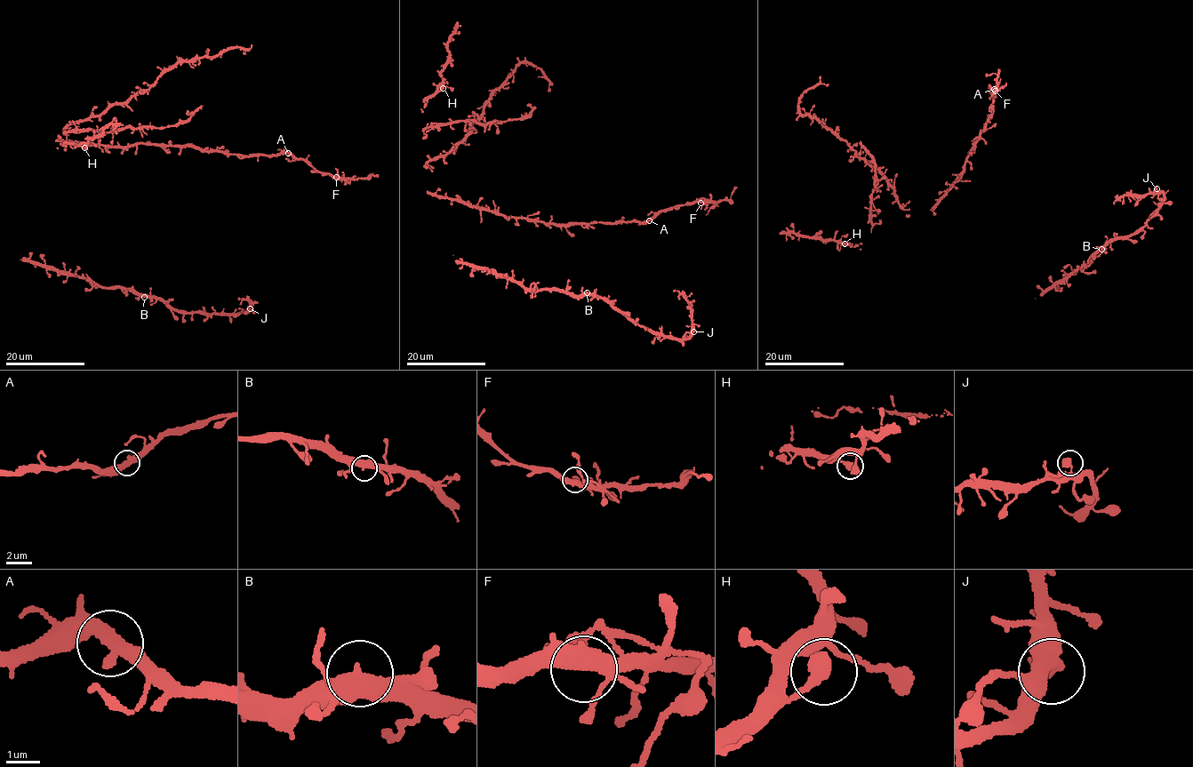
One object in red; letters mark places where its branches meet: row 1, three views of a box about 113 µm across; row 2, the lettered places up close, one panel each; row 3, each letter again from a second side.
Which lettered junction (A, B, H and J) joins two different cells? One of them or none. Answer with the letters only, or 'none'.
none

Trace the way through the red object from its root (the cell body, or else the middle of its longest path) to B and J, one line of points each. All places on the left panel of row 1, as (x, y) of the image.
B: (30, 252), (29, 259), (32, 261), (82, 276), (102, 286), (130, 289), (144, 297)
J: (30, 252), (32, 261), (102, 286), (162, 299), (181, 312), (233, 315), (250, 308)

